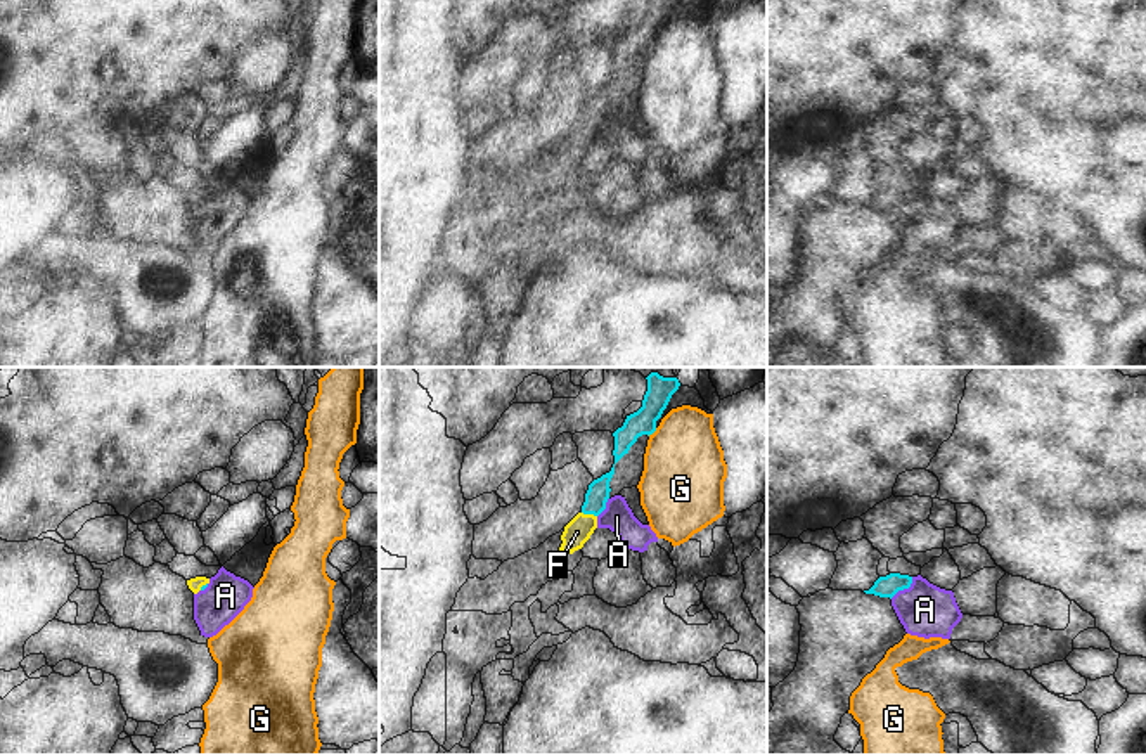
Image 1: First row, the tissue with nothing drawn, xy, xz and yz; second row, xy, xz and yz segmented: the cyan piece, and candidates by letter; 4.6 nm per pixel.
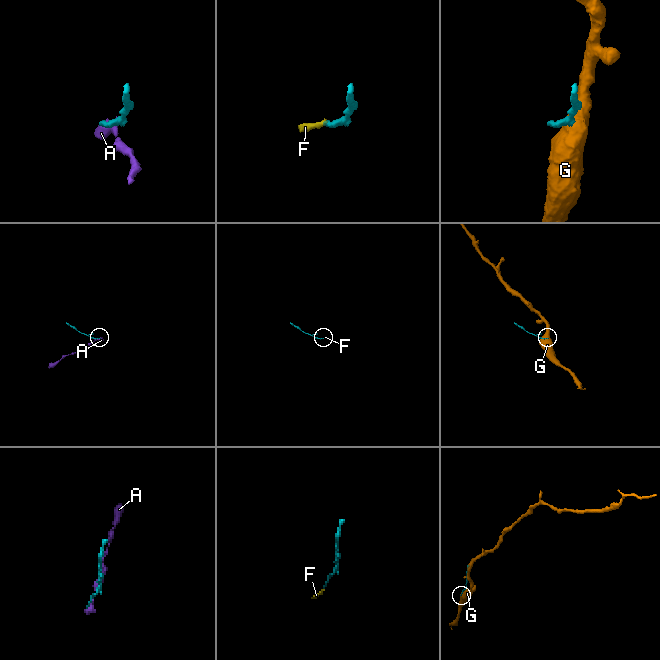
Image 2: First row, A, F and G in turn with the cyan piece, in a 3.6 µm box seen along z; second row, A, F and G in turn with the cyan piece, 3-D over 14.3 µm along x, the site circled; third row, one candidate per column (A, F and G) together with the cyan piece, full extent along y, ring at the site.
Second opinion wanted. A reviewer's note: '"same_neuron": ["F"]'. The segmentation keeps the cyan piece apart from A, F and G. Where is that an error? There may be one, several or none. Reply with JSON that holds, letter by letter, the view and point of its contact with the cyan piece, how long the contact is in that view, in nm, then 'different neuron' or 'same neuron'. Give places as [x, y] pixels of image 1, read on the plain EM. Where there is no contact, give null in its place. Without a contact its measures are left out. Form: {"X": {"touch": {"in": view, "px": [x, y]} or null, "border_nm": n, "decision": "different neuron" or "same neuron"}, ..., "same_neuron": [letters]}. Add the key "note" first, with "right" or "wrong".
{"note": "right", "A": {"touch": {"in": "yz", "px": [904, 200]}, "border_nm": 150, "decision": "different neuron"}, "F": {"touch": {"in": "xz", "px": [589, 125]}, "border_nm": 80, "decision": "same neuron"}, "G": {"touch": {"in": "xz", "px": [651, 45]}, "border_nm": 60, "decision": "different neuron"}, "same_neuron": ["F"]}

